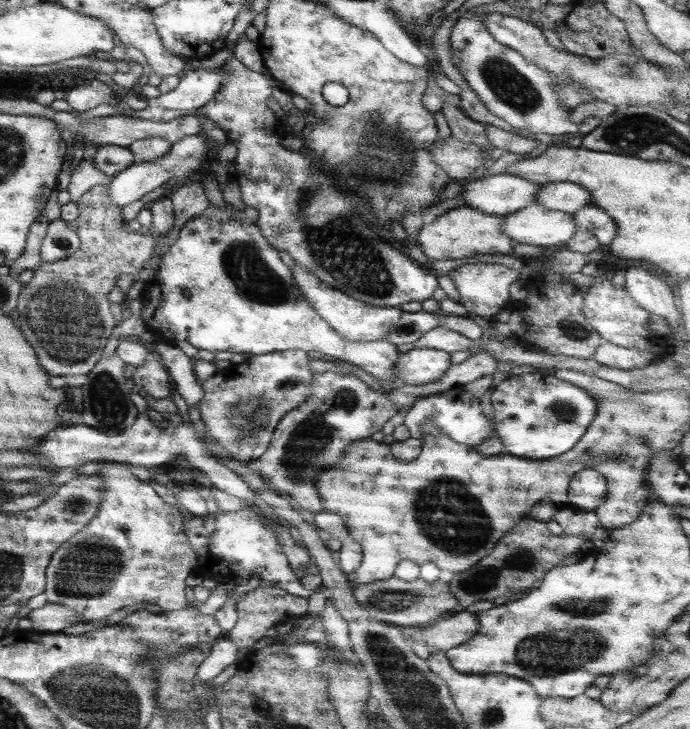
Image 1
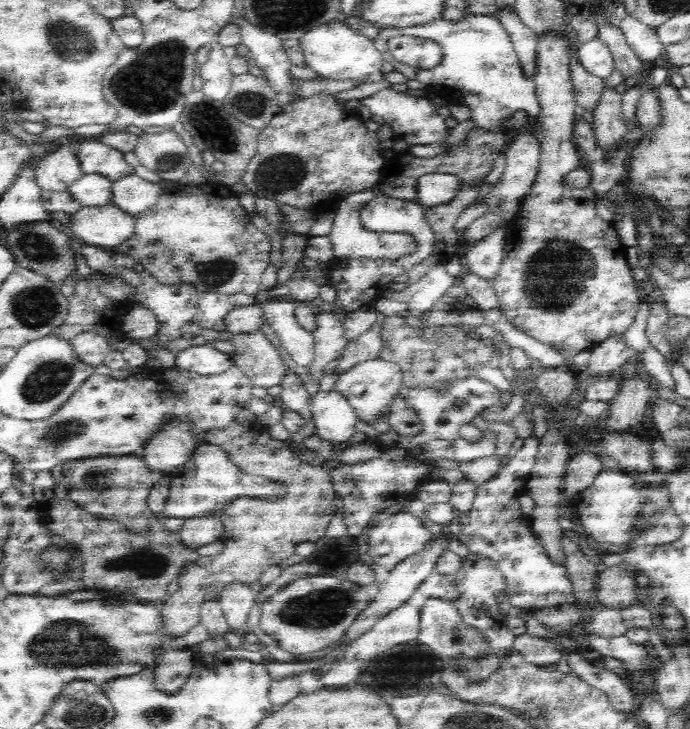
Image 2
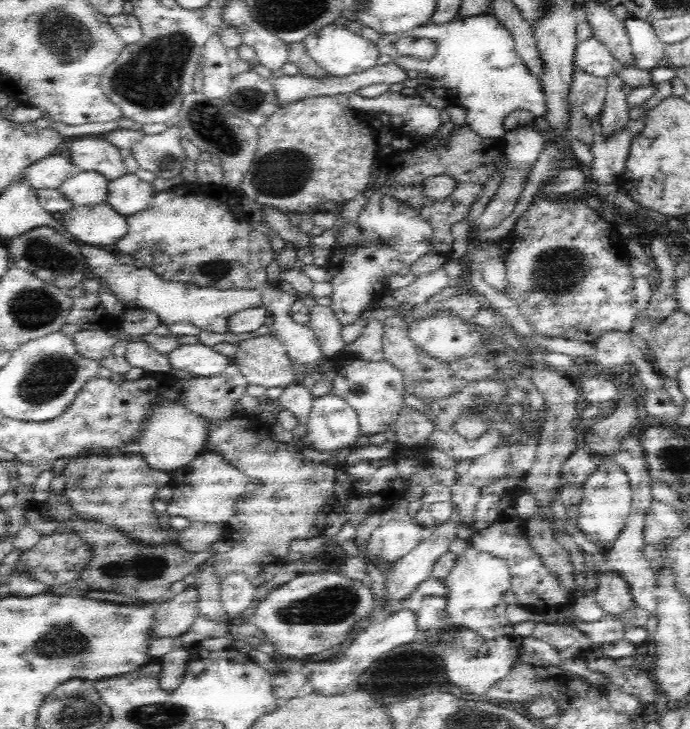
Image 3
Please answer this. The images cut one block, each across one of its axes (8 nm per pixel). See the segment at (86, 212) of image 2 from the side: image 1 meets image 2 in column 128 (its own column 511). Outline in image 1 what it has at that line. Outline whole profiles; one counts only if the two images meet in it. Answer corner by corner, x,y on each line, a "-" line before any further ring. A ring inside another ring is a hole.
537,203
524,206
502,218
501,234
513,239
516,243
536,247
562,246
575,235
575,224
571,214
556,210
549,210

